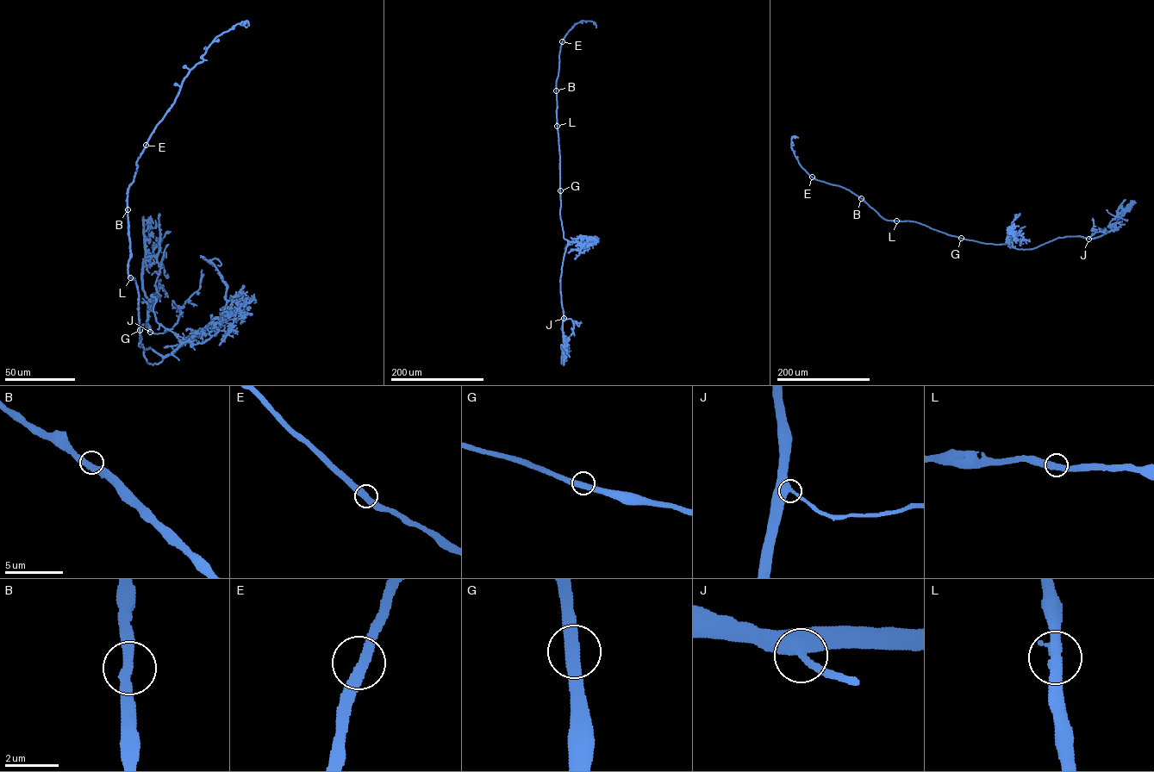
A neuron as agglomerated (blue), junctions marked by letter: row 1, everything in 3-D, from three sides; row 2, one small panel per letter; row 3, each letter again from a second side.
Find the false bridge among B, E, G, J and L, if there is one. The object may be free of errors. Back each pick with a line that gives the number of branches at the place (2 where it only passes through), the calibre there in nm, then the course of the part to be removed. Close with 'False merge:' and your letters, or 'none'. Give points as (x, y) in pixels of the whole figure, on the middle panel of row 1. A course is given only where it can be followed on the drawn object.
False merge: none

